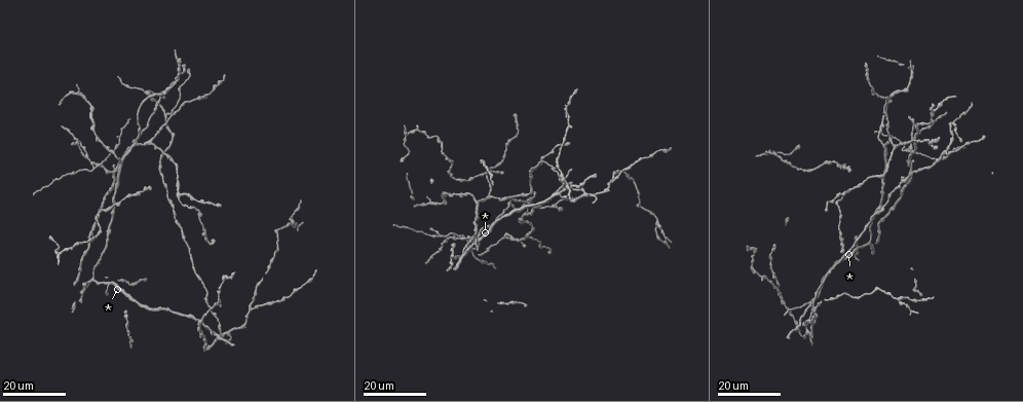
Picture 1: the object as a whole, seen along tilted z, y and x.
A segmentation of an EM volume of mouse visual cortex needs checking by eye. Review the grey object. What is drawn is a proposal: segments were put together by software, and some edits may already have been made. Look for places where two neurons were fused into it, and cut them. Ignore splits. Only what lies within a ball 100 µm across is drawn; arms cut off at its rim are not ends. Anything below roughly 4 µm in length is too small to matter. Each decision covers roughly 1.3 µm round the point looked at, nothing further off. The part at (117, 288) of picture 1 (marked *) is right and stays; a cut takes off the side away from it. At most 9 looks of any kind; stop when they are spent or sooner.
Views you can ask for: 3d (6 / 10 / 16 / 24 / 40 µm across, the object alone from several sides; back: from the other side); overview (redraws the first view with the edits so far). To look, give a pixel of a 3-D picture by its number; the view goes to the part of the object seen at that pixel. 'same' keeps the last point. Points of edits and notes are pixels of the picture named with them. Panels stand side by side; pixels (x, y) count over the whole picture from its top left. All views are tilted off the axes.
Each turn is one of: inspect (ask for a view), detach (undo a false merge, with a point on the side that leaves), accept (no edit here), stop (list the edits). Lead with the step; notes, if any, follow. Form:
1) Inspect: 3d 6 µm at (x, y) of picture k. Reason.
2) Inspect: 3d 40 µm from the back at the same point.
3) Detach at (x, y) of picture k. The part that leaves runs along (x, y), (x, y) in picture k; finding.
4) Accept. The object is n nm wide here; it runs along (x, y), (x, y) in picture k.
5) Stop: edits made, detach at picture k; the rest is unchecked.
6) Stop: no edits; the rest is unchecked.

Inspect: 3d 24 µm at (112, 169) of picture 1. Small branch off a trunk.

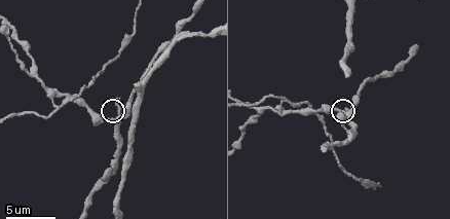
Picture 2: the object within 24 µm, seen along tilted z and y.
Inspect: 3d 10 µm at (118, 118) of picture 2. Closer look.

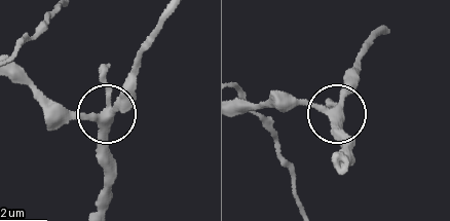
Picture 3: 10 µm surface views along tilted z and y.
Accept. It runs along (94, 212), (103, 183), (104, 115), (47, 120) in picture 3; one neuron here.

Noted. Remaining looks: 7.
Inspect: 3d 24 µm at (895, 148) of picture 1. A fork.

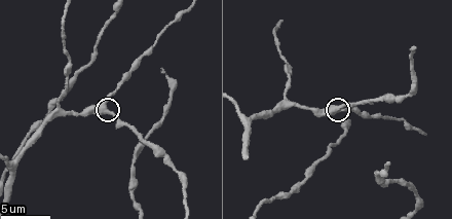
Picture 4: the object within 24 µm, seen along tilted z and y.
Inspect: 3d 10 µm at (334, 108) of picture 4.

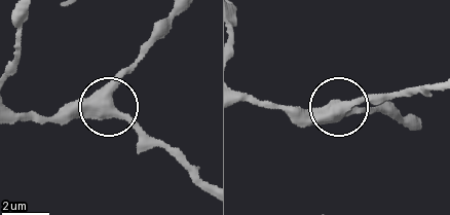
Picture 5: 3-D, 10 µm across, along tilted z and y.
Accept. The object is 450 nm wide here; it runs along (10, 119), (63, 118), (107, 105), (143, 49) in picture 5; continuous, no second neuron.

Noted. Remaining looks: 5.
Inspect: 3d 16 µm at (196, 318) of picture 1. Four arms meet.

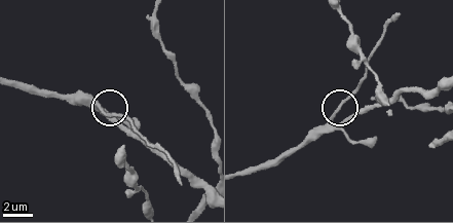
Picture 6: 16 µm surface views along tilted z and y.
Inspect: 3d 10 µm at (332, 116) of picture 6.

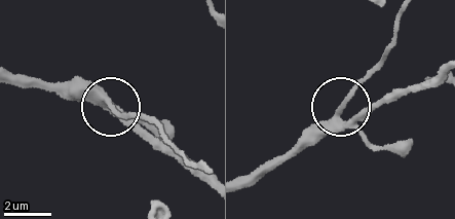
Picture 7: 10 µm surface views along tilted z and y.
Inspect: 3d 6 µm at (342, 107) of picture 7.

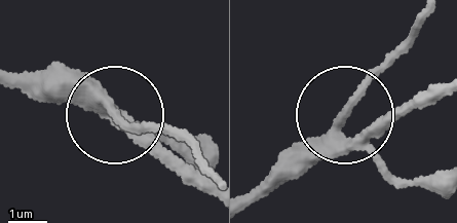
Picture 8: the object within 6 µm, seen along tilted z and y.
Accept. The object is 250 nm wide here; it runs along (17, 75), (192, 146) in picture 8; one neuron here.

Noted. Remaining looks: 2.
Inspect: 3d 24 µm at (108, 284) of picture 1. Two arms in line, one across.

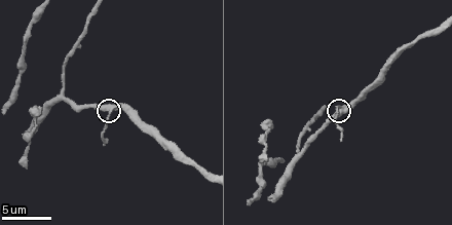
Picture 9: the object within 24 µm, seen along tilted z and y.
Inspect: 3d 6 µm at (342, 108) of picture 9.

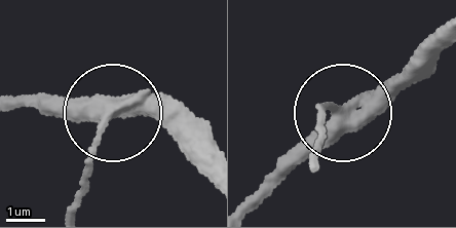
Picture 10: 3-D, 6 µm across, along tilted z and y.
Accept. 3 arms meet here; it runs along (211, 168), (155, 120), (123, 110), (69, 210) in picture 10; continuous, no second neuron.

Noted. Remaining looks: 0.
Stop: no edits; the rest is unchecked.

